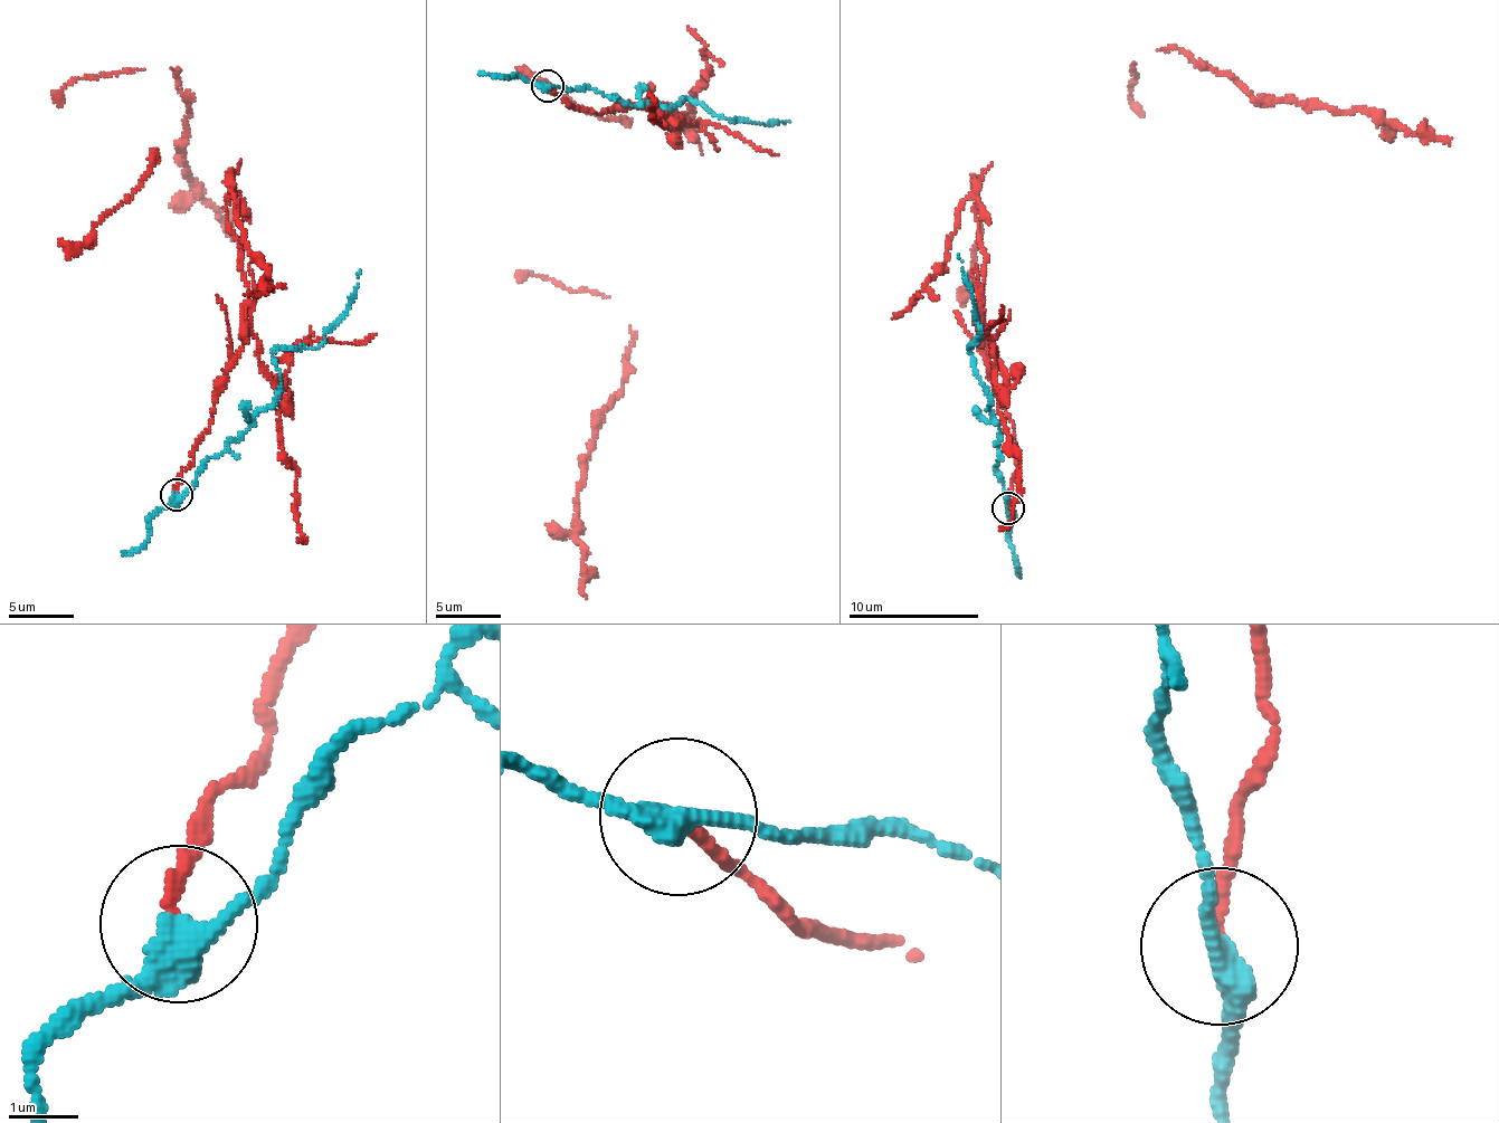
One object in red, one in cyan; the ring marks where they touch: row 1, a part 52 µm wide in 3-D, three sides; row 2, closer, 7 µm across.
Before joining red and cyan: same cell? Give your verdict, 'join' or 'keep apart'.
keep apart

